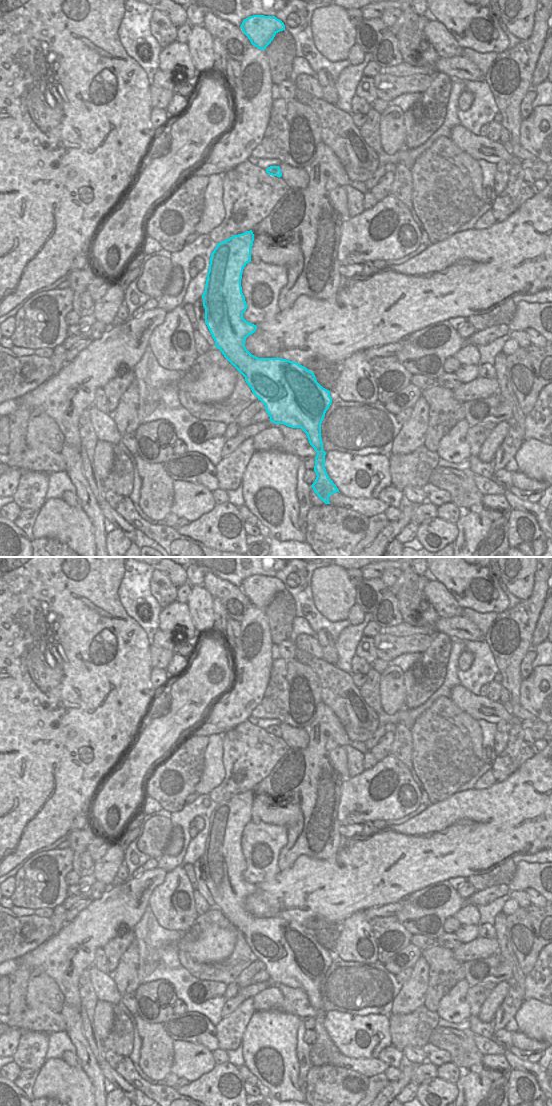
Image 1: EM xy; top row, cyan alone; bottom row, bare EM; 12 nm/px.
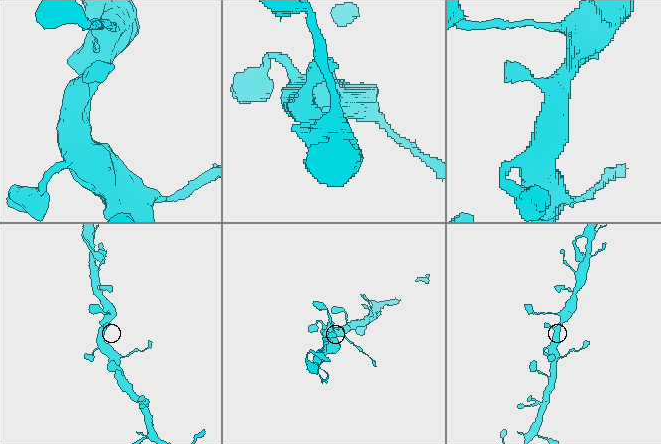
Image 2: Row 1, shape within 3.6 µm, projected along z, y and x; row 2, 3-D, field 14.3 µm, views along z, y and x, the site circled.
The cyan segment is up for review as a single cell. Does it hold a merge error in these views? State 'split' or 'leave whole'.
leave whole

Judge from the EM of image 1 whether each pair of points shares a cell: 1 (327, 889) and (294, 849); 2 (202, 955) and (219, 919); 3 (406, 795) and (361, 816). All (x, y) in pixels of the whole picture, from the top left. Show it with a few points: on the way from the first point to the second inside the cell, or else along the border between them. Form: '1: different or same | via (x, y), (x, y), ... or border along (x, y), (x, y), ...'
1: different | border along (323, 859), (301, 855), (289, 867), (281, 870)
2: different | border along (234, 927), (226, 929), (211, 923), (198, 938)
3: same | via (395, 797), (386, 797), (372, 810)

